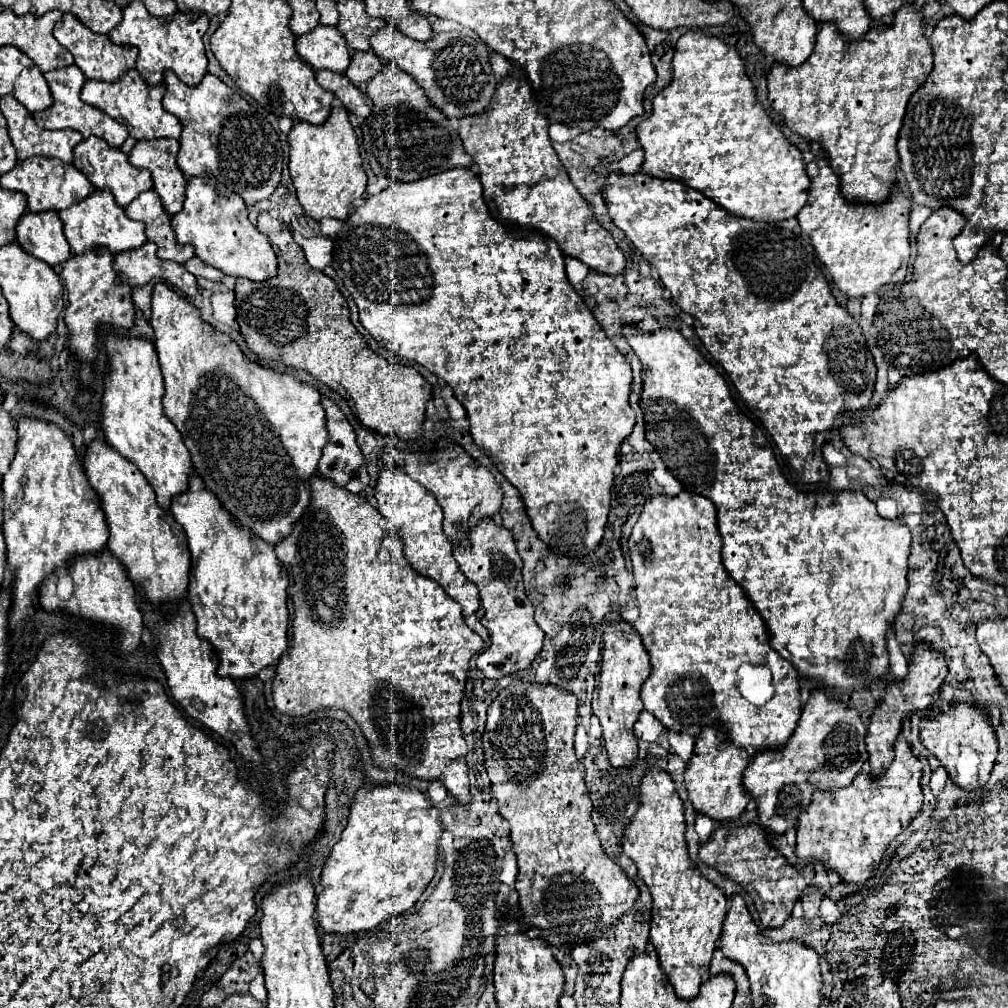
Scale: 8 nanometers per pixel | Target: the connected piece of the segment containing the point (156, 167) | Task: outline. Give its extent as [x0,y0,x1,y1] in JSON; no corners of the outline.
[129,138,185,214]

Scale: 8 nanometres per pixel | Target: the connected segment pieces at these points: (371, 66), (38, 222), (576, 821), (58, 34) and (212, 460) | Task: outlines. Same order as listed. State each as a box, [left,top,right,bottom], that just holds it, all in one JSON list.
[[345,50,381,88],[17,210,71,268],[483,680,639,948],[53,14,139,82],[149,282,329,544]]

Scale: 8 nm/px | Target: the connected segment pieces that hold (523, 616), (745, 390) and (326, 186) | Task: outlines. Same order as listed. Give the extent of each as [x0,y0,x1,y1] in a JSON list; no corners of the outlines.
[[453,518,543,680],[601,172,875,484],[287,106,367,220]]

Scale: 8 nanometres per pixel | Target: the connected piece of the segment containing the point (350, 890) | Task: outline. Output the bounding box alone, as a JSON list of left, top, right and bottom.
[316,786,445,932]

